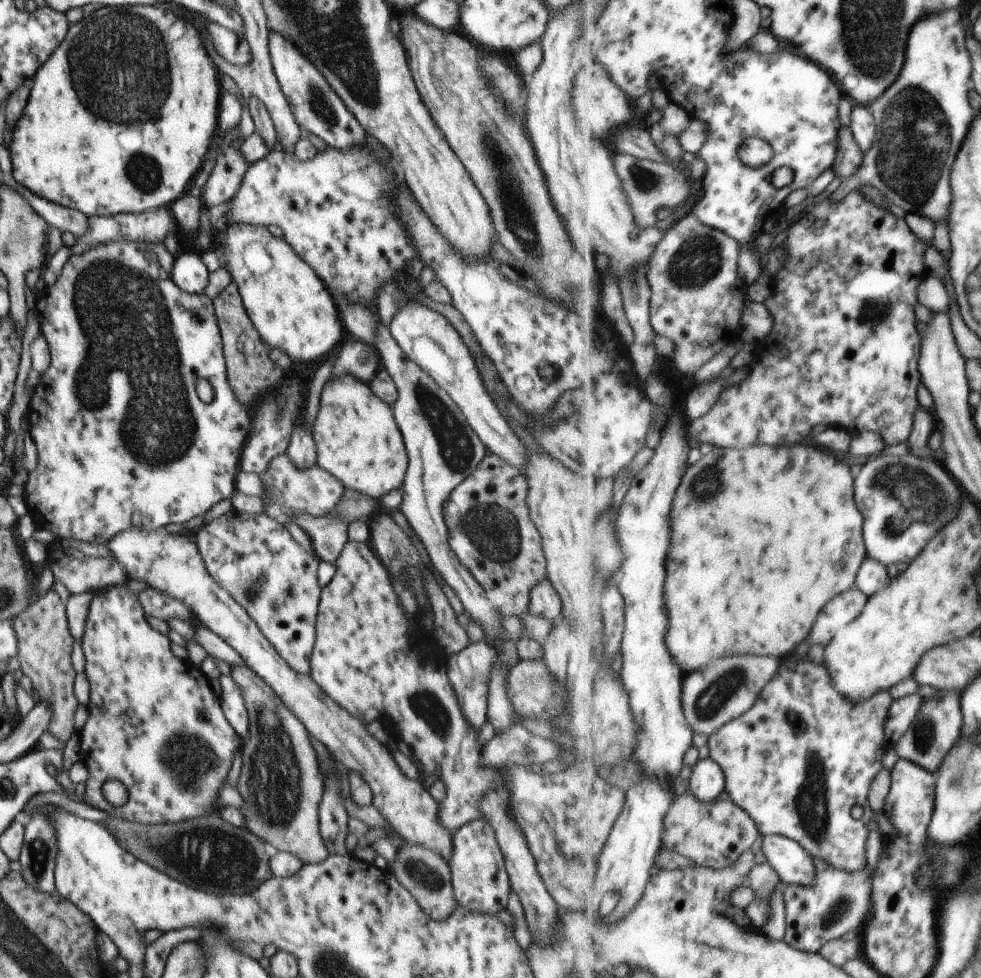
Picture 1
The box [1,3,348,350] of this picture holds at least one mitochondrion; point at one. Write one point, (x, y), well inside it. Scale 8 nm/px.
(107, 57)

